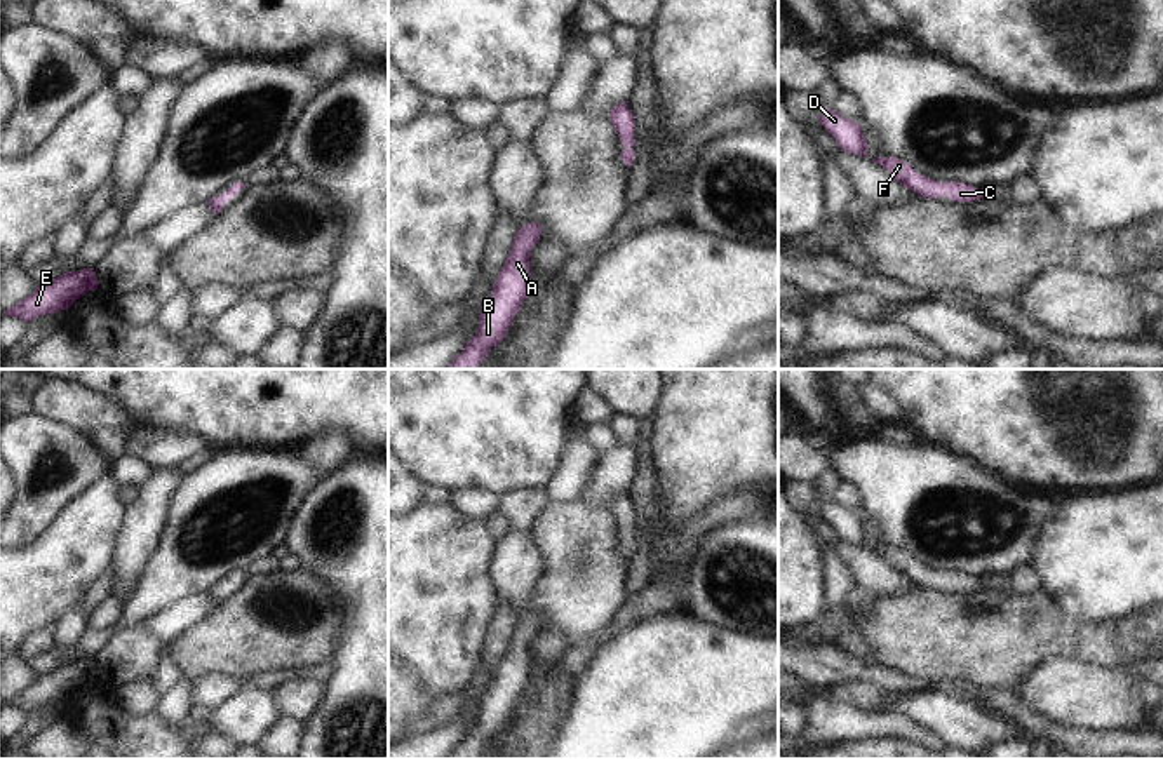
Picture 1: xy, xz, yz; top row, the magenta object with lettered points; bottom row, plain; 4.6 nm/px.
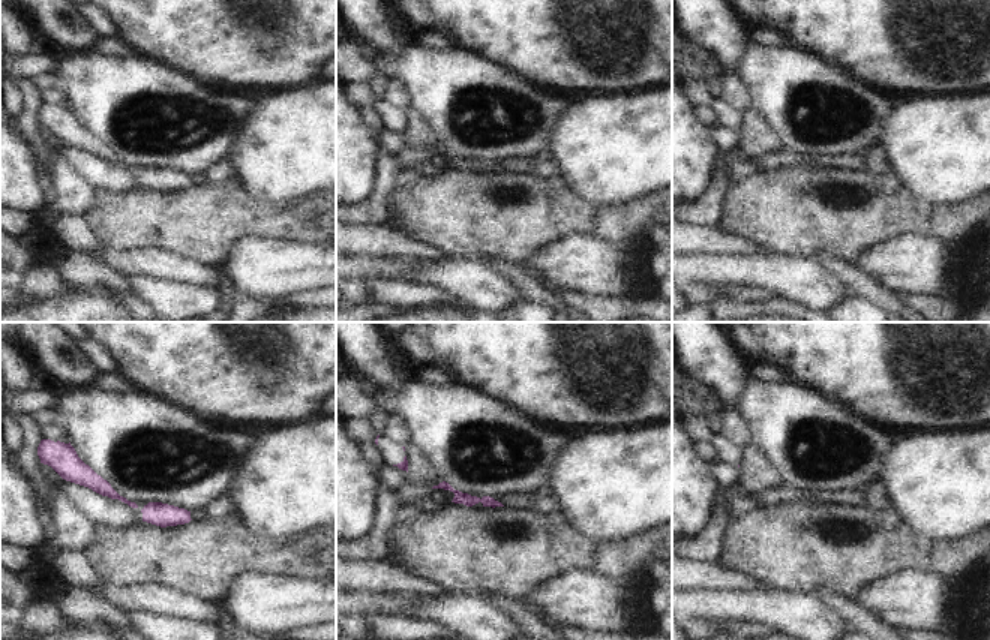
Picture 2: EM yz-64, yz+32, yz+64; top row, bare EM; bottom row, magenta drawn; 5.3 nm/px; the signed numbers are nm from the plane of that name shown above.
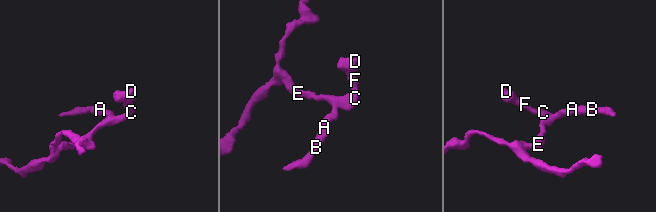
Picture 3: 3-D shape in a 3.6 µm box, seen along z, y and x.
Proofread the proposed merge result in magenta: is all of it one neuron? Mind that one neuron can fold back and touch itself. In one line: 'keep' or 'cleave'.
keep

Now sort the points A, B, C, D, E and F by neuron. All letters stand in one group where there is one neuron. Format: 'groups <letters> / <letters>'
groups A B C D E F

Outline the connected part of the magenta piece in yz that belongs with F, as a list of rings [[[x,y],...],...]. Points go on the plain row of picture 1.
[[[877,547],[872,548],[872,552],[883,555],[893,569],[897,569],[900,574],[907,576],[919,587],[938,588],[945,585],[949,590],[954,592],[973,592],[982,587],[982,583],[973,574],[965,574],[959,571],[942,573],[931,568],[924,568],[918,561],[914,561],[907,552],[897,547]]]

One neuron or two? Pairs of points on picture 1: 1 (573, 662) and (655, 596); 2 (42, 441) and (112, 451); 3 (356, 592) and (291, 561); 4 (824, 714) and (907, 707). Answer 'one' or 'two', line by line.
1: one
2: two
3: two
4: two

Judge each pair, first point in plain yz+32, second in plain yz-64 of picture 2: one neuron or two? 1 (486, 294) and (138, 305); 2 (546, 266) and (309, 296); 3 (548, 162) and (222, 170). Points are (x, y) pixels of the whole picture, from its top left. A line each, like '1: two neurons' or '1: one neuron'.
1: two neurons
2: two neurons
3: one neuron

